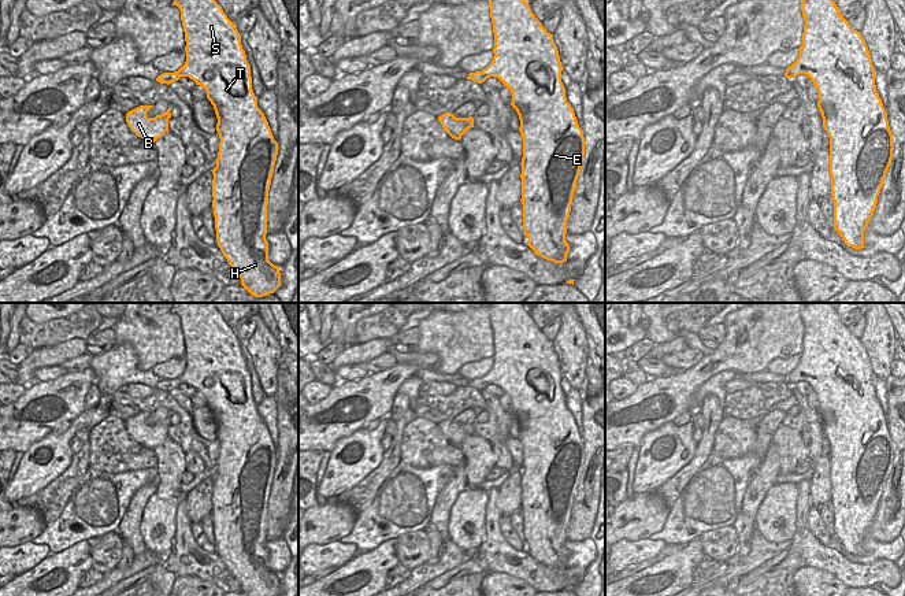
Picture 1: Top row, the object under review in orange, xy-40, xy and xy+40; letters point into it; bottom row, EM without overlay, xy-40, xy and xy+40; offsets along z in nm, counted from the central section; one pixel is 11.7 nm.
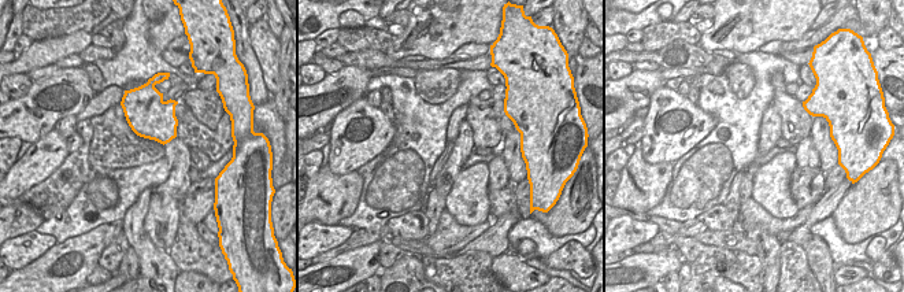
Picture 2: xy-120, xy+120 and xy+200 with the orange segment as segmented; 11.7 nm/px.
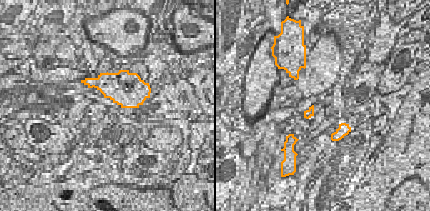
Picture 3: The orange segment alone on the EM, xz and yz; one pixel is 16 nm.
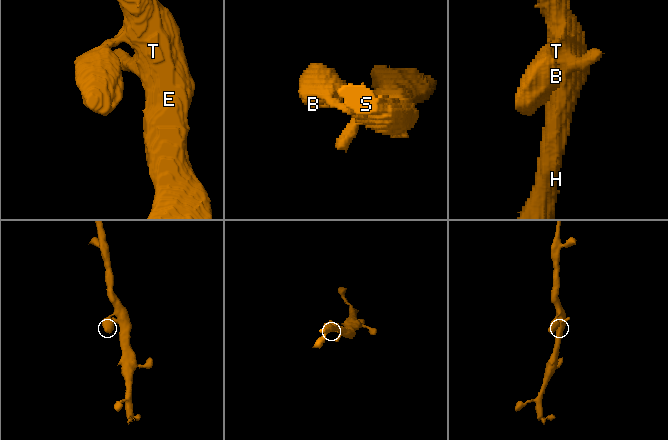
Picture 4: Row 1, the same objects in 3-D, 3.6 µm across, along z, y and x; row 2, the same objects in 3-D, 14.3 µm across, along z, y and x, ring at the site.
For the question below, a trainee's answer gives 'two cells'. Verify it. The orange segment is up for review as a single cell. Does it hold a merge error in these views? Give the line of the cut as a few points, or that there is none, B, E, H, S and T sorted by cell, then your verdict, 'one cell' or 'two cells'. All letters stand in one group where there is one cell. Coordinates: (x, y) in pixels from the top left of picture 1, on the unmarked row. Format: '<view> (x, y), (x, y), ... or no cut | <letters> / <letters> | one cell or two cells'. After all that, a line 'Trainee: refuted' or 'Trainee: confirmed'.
no cut | B E H S T | one cell
Trainee: refuted

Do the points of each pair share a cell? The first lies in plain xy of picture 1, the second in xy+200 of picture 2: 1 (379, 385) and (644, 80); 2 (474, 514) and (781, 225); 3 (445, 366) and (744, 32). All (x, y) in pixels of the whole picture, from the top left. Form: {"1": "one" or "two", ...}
{"1": "one", "2": "two", "3": "one"}

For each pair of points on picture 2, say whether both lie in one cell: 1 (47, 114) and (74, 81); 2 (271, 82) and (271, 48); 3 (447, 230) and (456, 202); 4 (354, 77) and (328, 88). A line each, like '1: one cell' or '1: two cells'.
1: one cell
2: one cell
3: two cells
4: one cell

